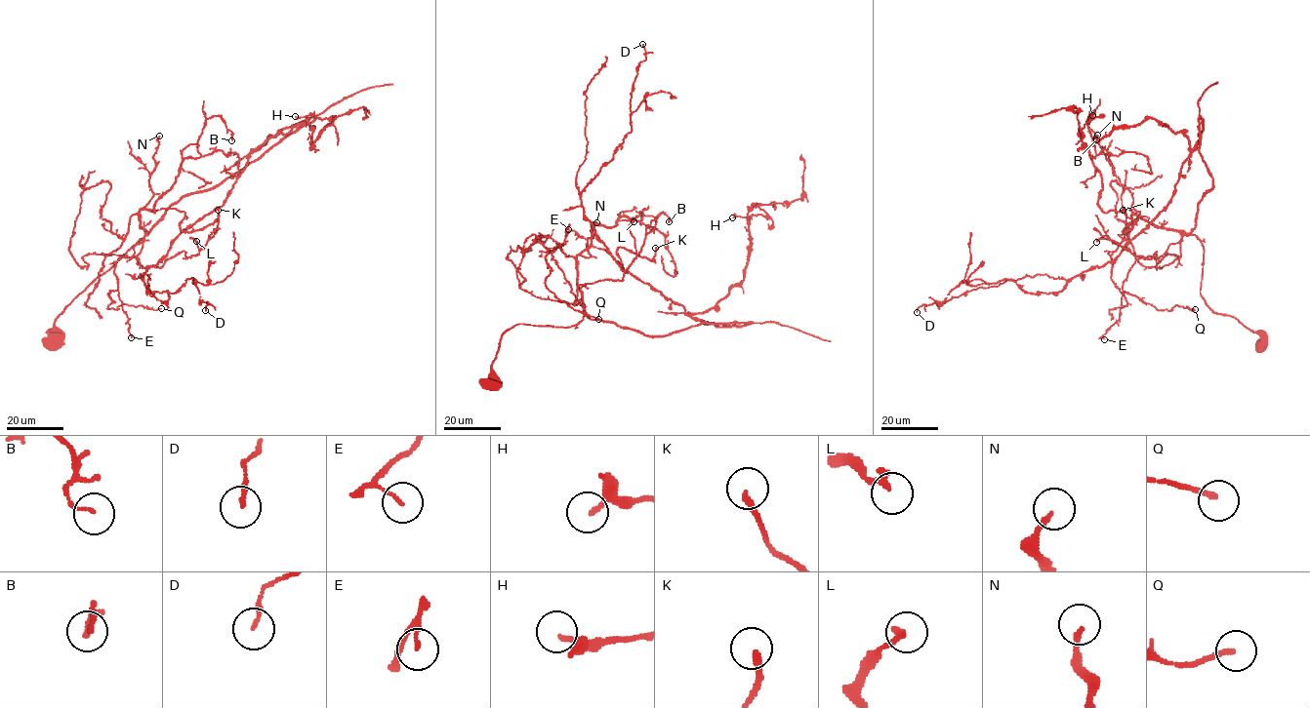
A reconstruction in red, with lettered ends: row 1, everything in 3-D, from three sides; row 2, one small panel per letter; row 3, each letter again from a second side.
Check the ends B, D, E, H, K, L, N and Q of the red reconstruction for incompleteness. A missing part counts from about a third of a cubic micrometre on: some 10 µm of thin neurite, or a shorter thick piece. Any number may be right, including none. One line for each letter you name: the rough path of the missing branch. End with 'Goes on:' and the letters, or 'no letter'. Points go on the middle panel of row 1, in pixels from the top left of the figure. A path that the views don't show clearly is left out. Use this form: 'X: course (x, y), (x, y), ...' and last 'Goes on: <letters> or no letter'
Goes on: no letter

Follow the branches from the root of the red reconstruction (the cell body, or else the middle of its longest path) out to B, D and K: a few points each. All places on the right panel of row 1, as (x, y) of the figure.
B: (1261, 344), (1258, 332), (1202, 297), (1195, 235), (1102, 210), (1090, 114), (1096, 139)
D: (1261, 344), (1200, 294), (1200, 116), (1171, 201), (1113, 260), (1057, 293), (961, 283), (917, 312)
K: (1261, 344), (1258, 332), (1202, 297), (1195, 235), (1122, 210), (1133, 208), (1124, 232), (1135, 222), (1123, 210)

